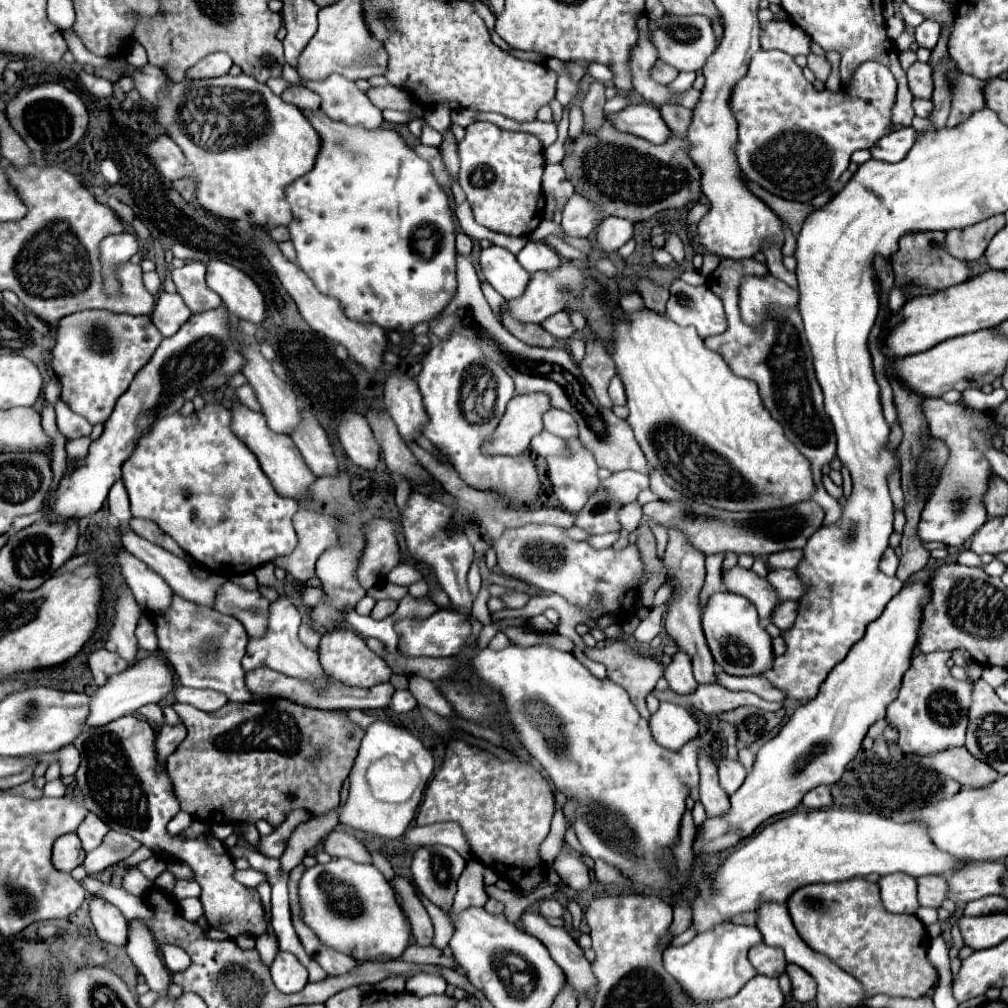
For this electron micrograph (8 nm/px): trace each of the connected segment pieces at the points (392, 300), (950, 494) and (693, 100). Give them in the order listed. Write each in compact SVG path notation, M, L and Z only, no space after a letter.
M321 110L303 112L303 114L309 118L313 128L321 136L321 152L317 154L313 170L307 172L305 176L297 178L293 184L289 184L289 188L285 188L285 196L289 200L291 214L293 214L293 220L289 222L287 228L289 228L291 242L293 242L295 252L297 252L297 266L301 266L301 270L313 280L313 284L317 286L319 292L337 298L341 308L343 308L343 312L345 312L345 316L351 316L351 320L355 320L355 322L377 324L377 326L381 326L385 330L397 330L397 332L411 332L417 324L431 322L433 318L437 318L445 310L445 304L449 304L449 300L457 292L457 278L455 278L455 262L457 262L455 222L453 222L453 214L451 214L451 206L449 206L449 196L437 184L437 180L435 180L435 176L431 172L431 164L421 160L413 152L413 148L403 140L403 136L397 134L395 130L391 130L391 128L367 130L367 128L361 128L361 126L349 126L349 124L333 122Z
M927 398L923 402L923 412L929 422L931 436L937 436L945 444L949 444L951 458L939 476L939 484L937 484L933 496L925 504L925 510L923 510L921 522L919 522L919 538L925 542L937 540L947 546L963 546L963 542L967 538L971 538L987 520L987 510L983 508L981 500L987 490L989 478L993 474L985 456L971 442L969 432L979 428L991 440L991 428L989 428L987 420L969 416L969 414L965 414L965 410L959 404L947 404L943 398Z
M693 88L693 90L685 92L683 96L679 96L679 104L681 104L681 106L685 106L685 108L689 108L689 110L693 110L693 108L697 106L697 100L699 100L699 96L701 96L701 92Z

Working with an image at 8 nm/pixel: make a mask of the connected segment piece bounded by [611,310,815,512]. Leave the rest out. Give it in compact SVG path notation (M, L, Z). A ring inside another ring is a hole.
M643 310L625 314L623 320L627 322L615 324L615 350L611 358L625 384L627 406L631 412L627 422L631 424L649 466L663 476L667 486L691 500L733 512L739 512L741 508L785 508L811 498L815 484L809 460L785 438L781 424L777 424L763 406L753 380L735 376L717 352L703 346L695 328L681 328L665 314Z

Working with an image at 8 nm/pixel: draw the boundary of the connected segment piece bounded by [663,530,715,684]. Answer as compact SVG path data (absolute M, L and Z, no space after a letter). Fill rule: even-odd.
M669 530L669 544L663 556L663 566L667 572L667 582L673 584L673 596L665 614L665 630L675 640L675 644L685 650L693 662L693 674L699 684L713 684L715 680L715 660L709 652L709 646L701 628L701 606L697 604L697 596L701 592L701 584L705 582L705 556L695 550L691 544L685 544L685 536L677 530Z

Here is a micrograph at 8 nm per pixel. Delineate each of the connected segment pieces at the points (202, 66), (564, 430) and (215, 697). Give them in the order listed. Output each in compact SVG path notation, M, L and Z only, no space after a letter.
M215 52L205 56L203 60L199 60L195 66L191 66L187 70L187 78L213 78L213 76L223 76L229 72L229 68L233 66L233 60L223 54L223 52Z
M557 408L549 410L543 416L543 422L545 422L545 430L547 432L551 432L555 436L561 436L563 440L577 438L577 422L565 410L557 410Z
M185 686L175 688L175 698L177 698L177 702L191 704L191 706L205 710L205 712L215 712L229 702L229 698L223 692L195 690L195 688L185 688Z

